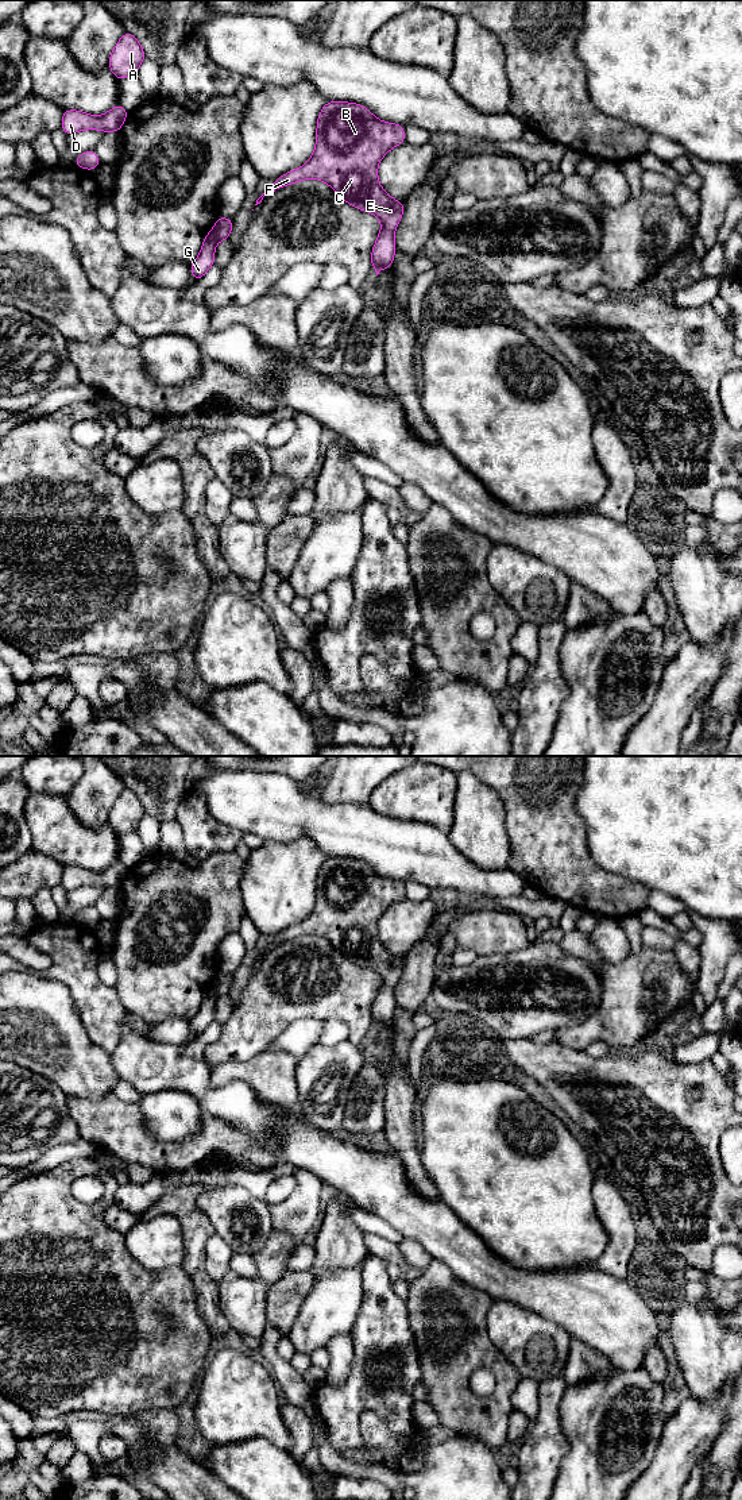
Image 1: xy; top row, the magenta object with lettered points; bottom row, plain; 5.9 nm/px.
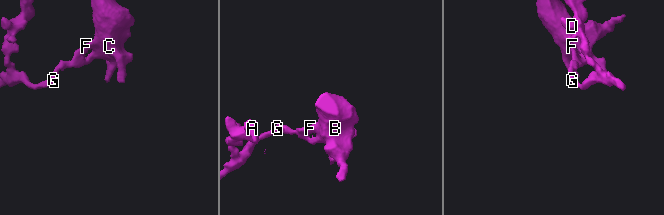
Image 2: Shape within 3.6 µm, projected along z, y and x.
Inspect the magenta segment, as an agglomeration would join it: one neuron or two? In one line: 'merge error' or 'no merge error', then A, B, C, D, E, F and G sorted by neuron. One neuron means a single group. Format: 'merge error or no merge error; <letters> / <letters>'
merge error; A D G / B C E F

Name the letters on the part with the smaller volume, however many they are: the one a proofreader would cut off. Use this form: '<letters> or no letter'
A, D, G

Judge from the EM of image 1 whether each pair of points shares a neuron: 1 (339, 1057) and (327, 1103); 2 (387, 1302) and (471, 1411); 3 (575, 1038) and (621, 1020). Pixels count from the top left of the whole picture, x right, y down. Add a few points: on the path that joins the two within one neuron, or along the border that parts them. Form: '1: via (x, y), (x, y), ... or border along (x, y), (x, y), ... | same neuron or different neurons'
1: via (333, 1068), (327, 1075), (327, 1092) | same neuron
2: border along (405, 1304), (420, 1367) | different neurons
3: via (586, 1033), (602, 1024), (610, 1024) | same neuron

